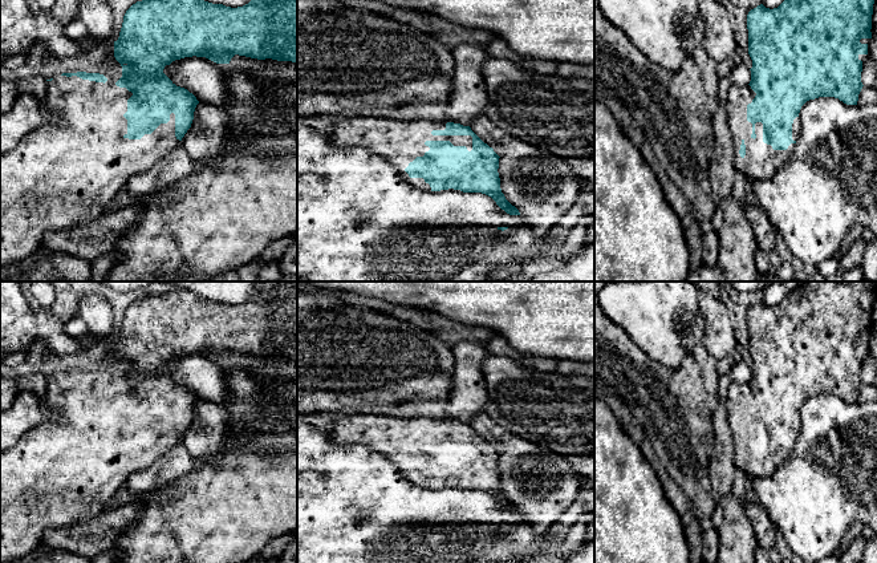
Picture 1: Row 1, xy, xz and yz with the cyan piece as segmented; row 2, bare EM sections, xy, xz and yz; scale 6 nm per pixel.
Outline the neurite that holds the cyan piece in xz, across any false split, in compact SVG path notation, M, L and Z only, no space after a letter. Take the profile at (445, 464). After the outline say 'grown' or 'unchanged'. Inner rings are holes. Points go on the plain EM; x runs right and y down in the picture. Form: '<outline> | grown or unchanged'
M357 410L328 432L334 445L365 445L425 489L460 487L491 494L509 513L520 513L500 486L499 453L470 424L447 418L385 417Z | grown

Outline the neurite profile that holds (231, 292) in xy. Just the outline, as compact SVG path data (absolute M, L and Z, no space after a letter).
M163 282L172 289L191 291L212 301L237 305L248 301L257 291L259 282Z

